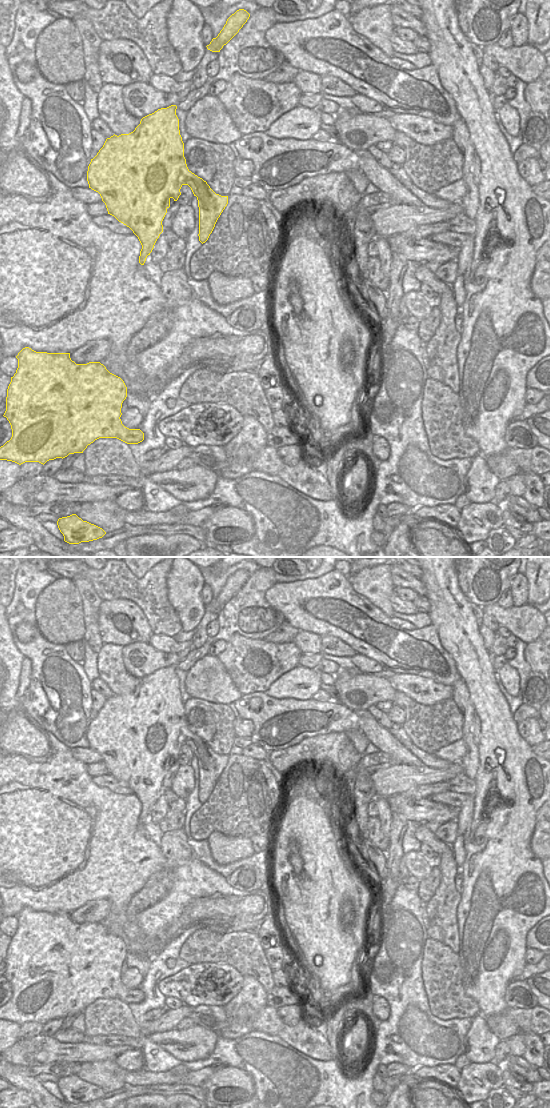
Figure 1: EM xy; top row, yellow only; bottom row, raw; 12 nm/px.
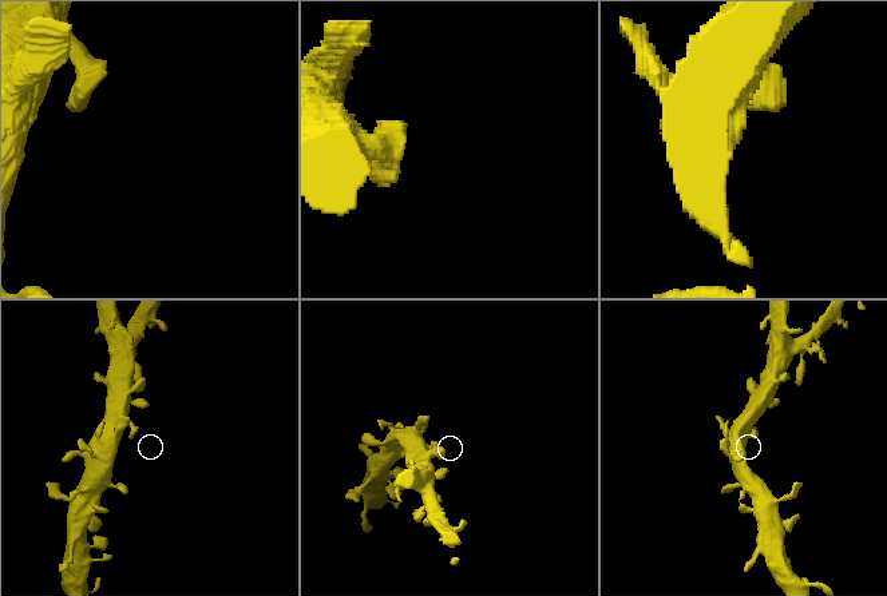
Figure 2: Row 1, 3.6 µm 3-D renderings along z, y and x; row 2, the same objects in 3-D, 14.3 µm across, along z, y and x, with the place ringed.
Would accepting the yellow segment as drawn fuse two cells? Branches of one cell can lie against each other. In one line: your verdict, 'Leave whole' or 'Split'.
Leave whole.

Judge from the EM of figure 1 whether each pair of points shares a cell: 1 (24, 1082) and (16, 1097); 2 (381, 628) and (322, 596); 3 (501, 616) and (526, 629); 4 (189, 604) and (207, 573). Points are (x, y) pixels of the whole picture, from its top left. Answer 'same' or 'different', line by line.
1: different
2: same
3: same
4: different

